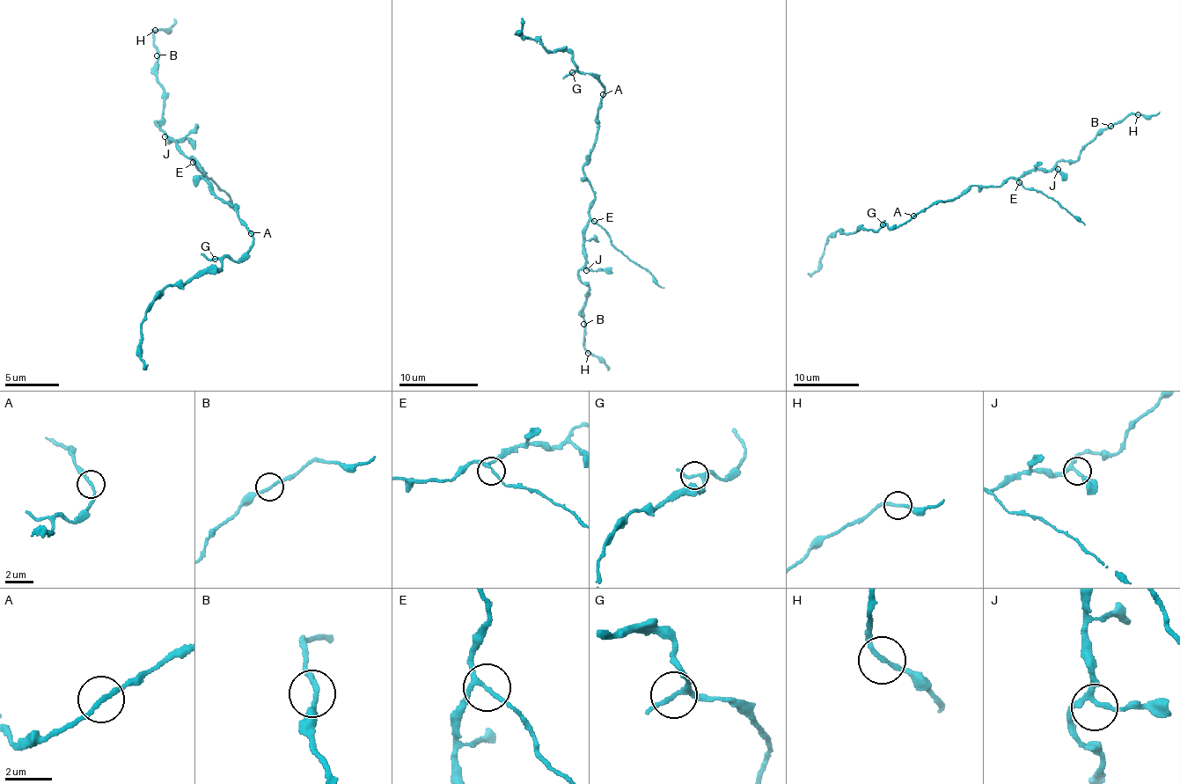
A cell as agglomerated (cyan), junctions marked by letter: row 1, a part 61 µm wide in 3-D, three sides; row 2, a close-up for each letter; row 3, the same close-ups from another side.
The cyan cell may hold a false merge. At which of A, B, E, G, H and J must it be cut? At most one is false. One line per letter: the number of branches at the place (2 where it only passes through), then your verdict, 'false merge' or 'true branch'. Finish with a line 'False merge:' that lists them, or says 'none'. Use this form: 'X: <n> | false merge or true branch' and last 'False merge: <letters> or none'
A: 2 | true branch
B: 2 | true branch
E: 3 | false merge
G: 3 | true branch
H: 2 | true branch
J: 3 | true branch
False merge: E

